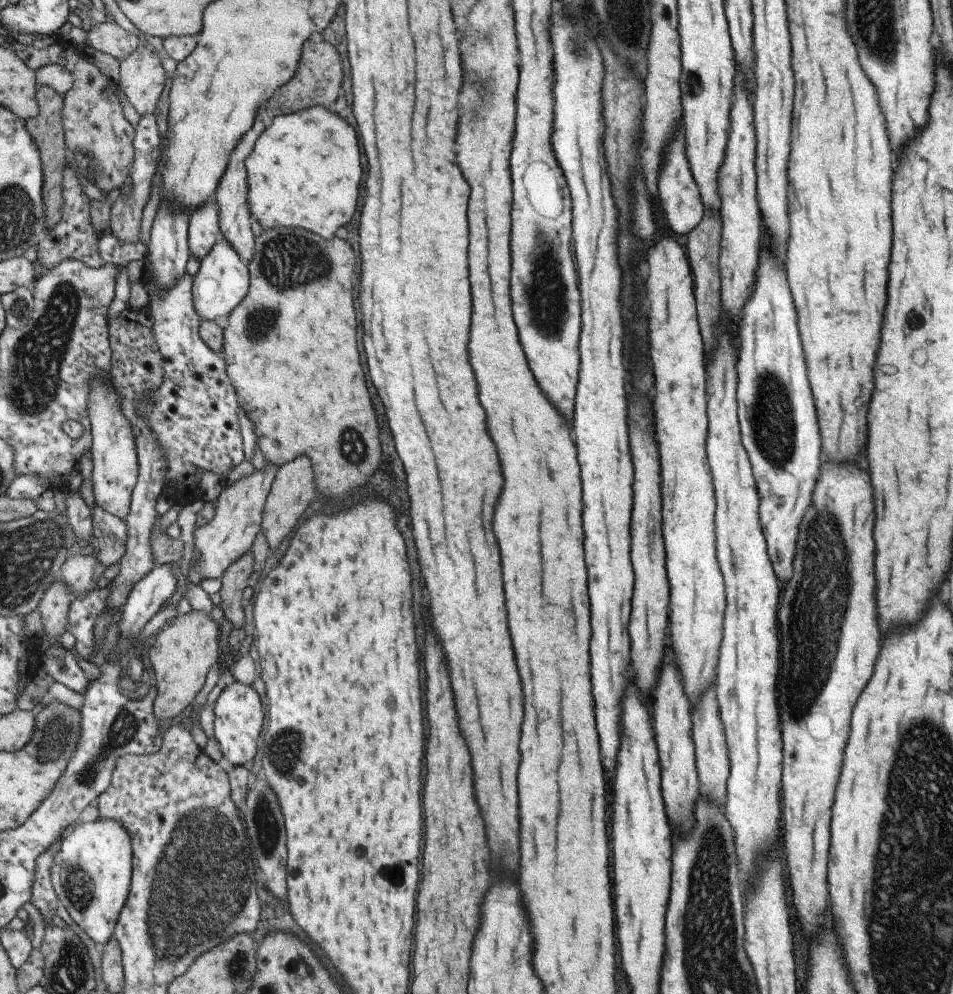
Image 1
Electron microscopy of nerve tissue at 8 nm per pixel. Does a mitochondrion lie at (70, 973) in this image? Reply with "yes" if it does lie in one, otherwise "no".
yes

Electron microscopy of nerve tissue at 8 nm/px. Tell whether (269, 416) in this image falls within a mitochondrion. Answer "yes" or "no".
no

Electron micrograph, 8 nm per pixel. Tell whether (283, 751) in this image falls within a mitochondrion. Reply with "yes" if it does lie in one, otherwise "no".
yes

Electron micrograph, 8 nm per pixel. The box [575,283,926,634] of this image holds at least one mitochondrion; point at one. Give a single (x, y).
(772, 419)

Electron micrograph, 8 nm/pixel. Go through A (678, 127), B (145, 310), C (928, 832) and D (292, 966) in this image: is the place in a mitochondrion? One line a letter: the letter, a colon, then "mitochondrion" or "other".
A: other
B: other
C: mitochondrion
D: other

